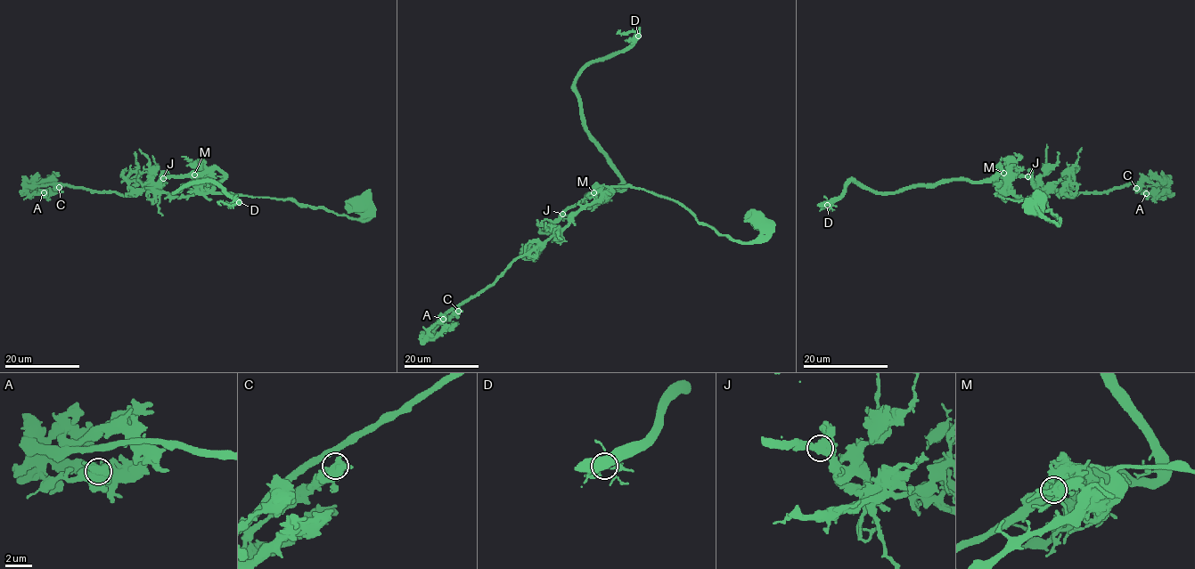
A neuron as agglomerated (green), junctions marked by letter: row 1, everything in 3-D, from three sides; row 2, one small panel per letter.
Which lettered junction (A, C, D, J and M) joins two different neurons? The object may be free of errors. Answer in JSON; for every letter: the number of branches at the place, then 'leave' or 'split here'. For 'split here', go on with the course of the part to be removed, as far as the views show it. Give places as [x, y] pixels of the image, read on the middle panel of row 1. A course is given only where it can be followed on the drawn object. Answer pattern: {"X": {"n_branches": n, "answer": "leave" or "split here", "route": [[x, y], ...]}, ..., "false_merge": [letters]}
{"A": {"n_branches": 2, "answer": "leave"}, "C": {"n_branches": 3, "answer": "leave"}, "D": {"n_branches": 2, "answer": "leave"}, "J": {"n_branches": 2, "answer": "leave"}, "M": {"n_branches": 2, "answer": "split here", "route": [[593, 192], [618, 191], [623, 181], [585, 127], [575, 77], [592, 62], [627, 47], [636, 34], [620, 30]]}, "false_merge": ["M"]}

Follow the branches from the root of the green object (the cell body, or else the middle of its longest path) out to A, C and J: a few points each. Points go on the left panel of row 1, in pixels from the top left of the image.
A: (358, 203), (363, 215), (353, 219), (266, 197), (24, 188), (44, 192)
C: (358, 203), (363, 215), (353, 219), (266, 197), (59, 187)
J: (358, 203), (363, 215), (353, 219), (290, 199), (203, 192), (190, 176), (163, 178)

